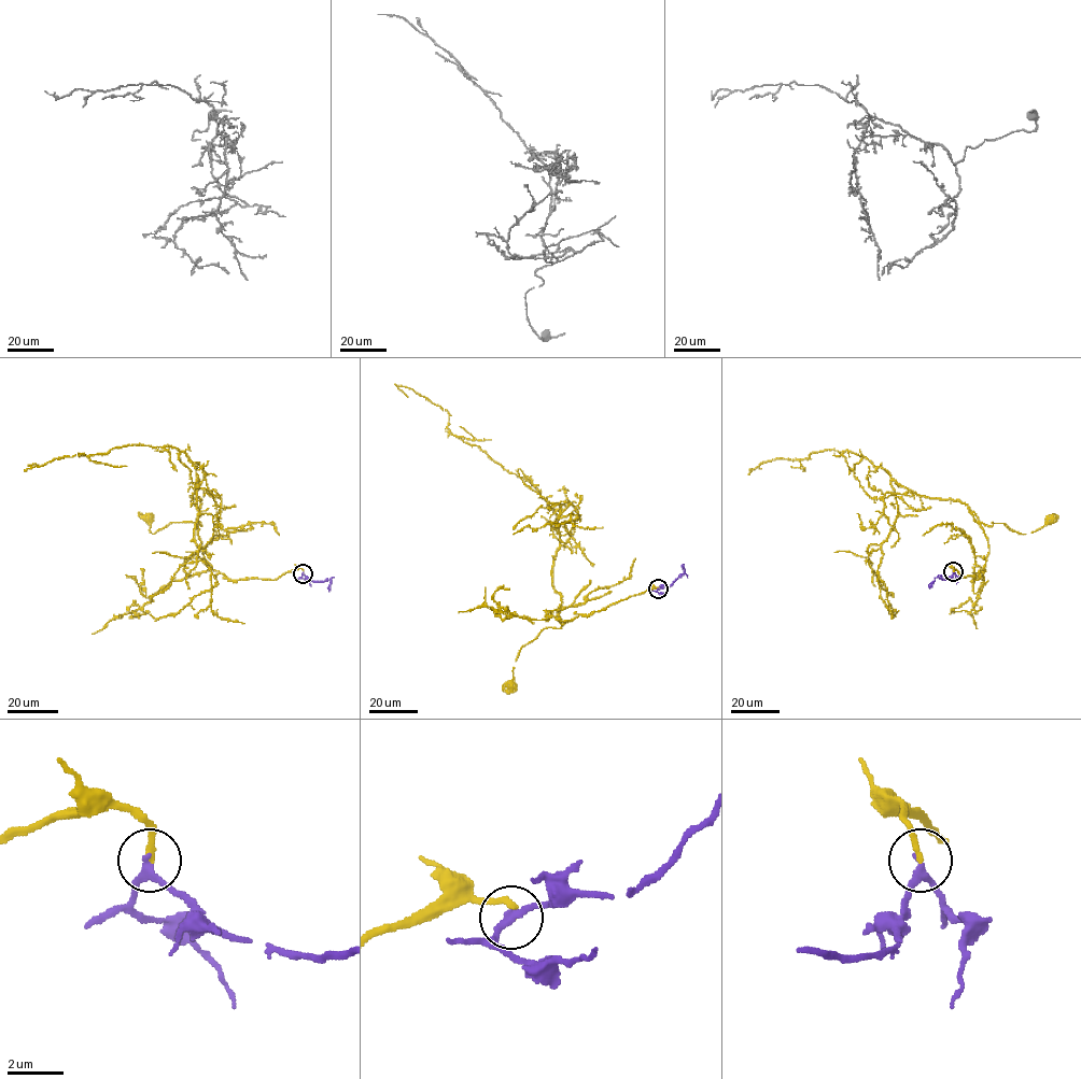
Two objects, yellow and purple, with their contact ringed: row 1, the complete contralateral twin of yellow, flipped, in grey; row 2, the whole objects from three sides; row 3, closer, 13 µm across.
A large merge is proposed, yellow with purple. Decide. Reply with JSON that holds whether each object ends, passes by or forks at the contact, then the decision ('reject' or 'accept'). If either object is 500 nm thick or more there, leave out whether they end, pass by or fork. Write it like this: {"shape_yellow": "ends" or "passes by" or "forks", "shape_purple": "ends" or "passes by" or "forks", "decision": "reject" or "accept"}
{"shape_yellow": "ends", "shape_purple": "passes by", "decision": "accept"}

